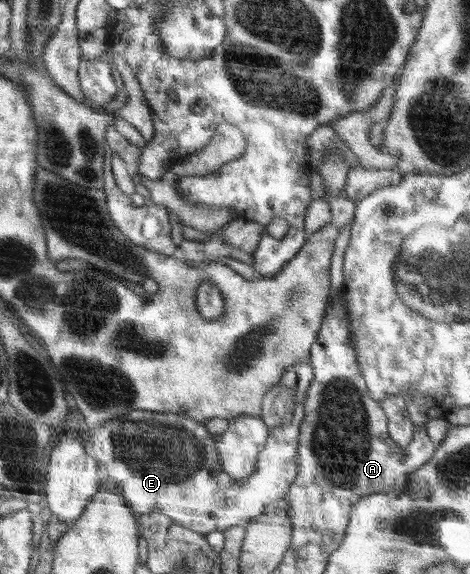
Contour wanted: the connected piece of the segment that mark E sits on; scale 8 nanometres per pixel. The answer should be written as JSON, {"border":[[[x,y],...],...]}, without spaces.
{"border":[[[309,360],[297,362],[287,368],[280,382],[264,395],[260,417],[267,426],[269,437],[258,455],[257,469],[241,482],[232,480],[222,470],[216,436],[211,435],[202,422],[170,411],[133,410],[100,426],[90,427],[90,454],[104,464],[109,476],[119,484],[119,493],[132,512],[149,514],[158,511],[178,525],[204,536],[215,531],[223,532],[232,526],[246,526],[252,518],[266,514],[272,504],[284,499],[289,485],[296,480],[299,430],[305,415],[305,400],[312,377]]]}

